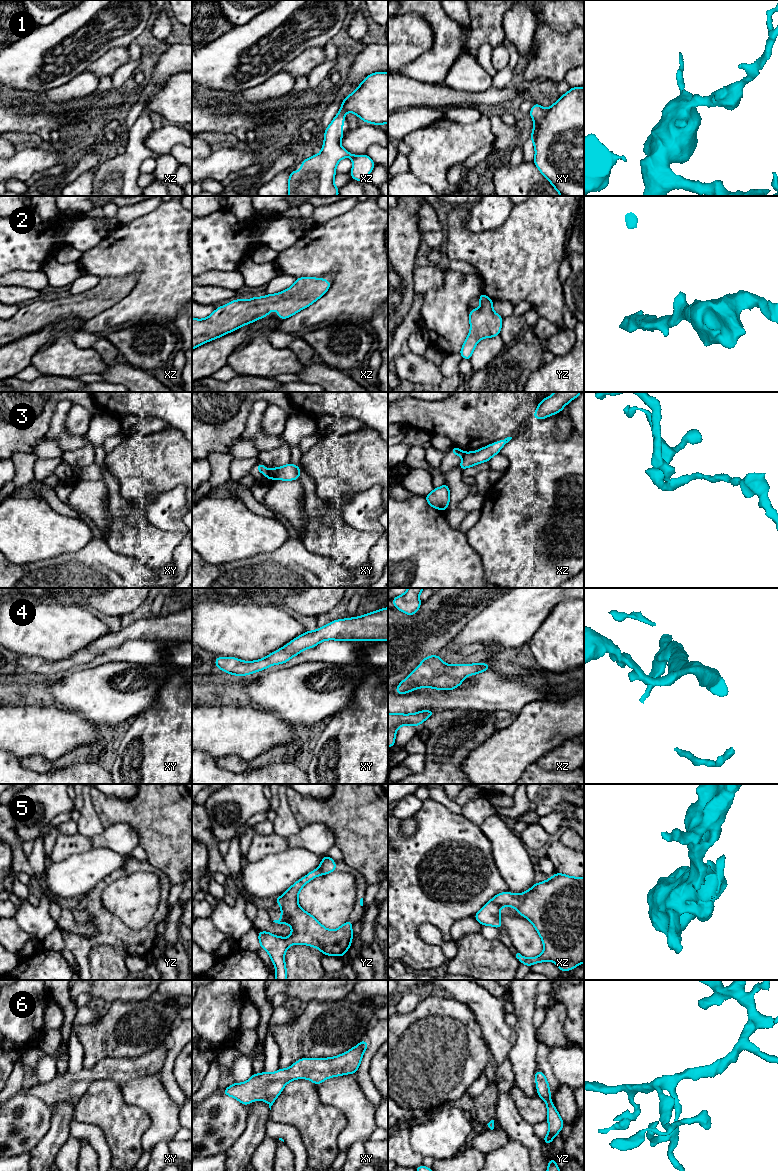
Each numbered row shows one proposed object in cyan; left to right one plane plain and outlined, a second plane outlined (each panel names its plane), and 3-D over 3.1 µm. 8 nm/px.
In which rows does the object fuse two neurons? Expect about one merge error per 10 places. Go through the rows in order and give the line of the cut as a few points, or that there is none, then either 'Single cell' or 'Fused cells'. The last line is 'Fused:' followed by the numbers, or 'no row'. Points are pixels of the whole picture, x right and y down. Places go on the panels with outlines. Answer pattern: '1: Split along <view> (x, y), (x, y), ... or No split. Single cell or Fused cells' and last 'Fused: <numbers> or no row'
1: No split. Single cell
2: No split. Single cell
3: Split along xy (267, 474), (268, 476). Fused cells
4: No split. Single cell
5: No split. Single cell
6: No split. Single cell
Fused: 3

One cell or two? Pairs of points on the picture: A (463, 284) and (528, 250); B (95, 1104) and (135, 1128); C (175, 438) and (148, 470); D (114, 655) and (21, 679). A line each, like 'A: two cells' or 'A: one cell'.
A: two cells
B: one cell
C: one cell
D: one cell

